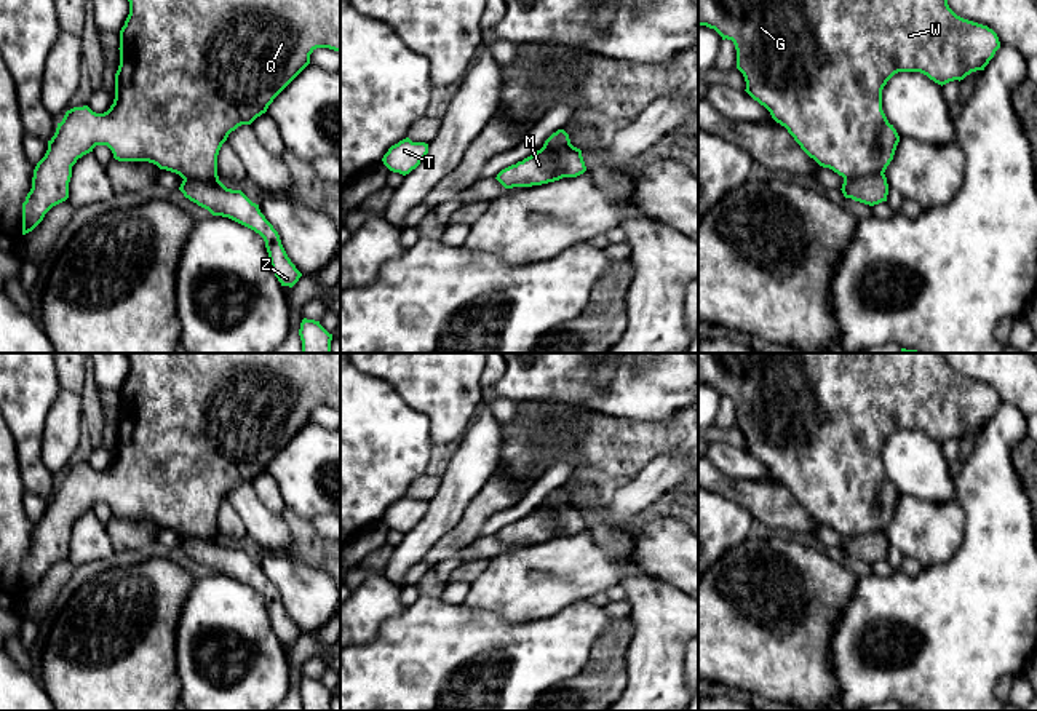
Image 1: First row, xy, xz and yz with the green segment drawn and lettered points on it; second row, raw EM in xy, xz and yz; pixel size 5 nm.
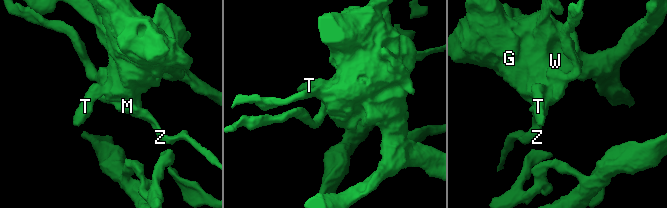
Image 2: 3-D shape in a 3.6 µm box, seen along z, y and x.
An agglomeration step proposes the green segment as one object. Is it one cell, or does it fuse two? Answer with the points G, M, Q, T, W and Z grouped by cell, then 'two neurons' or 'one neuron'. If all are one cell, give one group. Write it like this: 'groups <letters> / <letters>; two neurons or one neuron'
groups G Q T W / M Z; two neurons

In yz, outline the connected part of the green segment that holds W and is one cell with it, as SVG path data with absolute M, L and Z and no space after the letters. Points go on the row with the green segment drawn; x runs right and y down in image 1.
M698 0L698 26L714 29L722 40L732 40L737 50L737 69L746 81L746 93L764 105L772 118L785 126L801 149L820 166L829 168L844 179L885 173L893 160L900 136L882 110L882 89L898 72L920 72L938 85L963 80L976 70L984 70L1000 48L997 34L987 26L957 16L948 0Z

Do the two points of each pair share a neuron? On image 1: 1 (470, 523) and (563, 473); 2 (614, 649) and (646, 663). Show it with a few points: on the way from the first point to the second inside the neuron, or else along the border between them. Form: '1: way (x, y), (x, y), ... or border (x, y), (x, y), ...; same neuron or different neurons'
1: border (534, 481), (513, 505), (489, 516); different neurons
2: border (628, 619), (633, 636), (622, 692); different neurons

